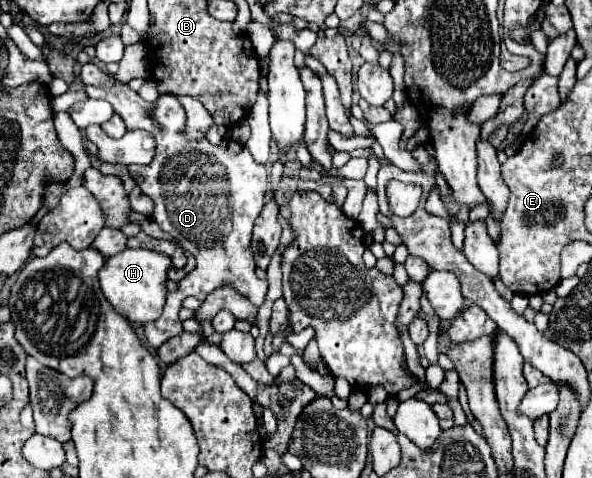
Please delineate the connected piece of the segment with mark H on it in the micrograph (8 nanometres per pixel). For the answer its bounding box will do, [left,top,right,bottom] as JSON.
[99,248,171,324]

